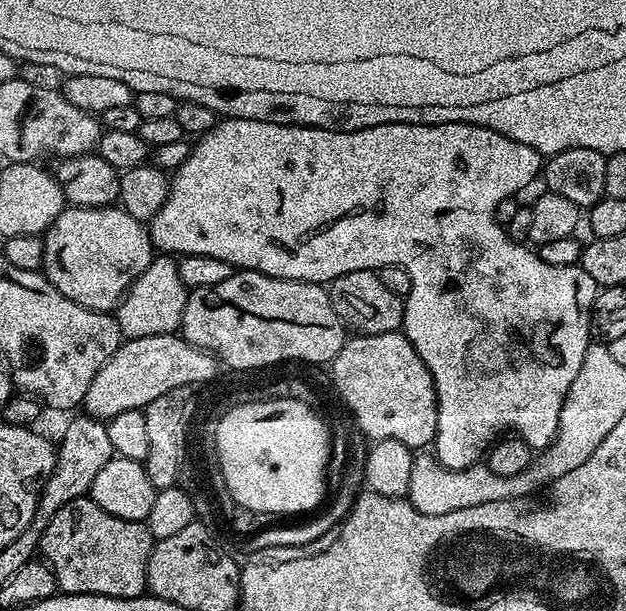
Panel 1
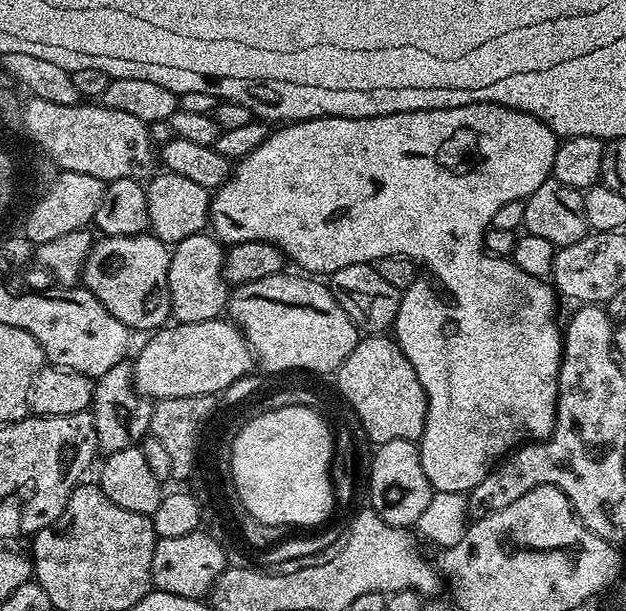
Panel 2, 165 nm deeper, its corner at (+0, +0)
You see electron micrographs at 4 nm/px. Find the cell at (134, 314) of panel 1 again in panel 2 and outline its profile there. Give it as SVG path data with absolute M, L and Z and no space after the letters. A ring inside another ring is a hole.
M207 231L190 234L190 238L182 238L182 242L178 242L171 249L172 261L168 267L168 295L172 302L171 319L175 323L189 324L190 322L215 320L227 309L230 286L224 280L225 251L225 245Z

